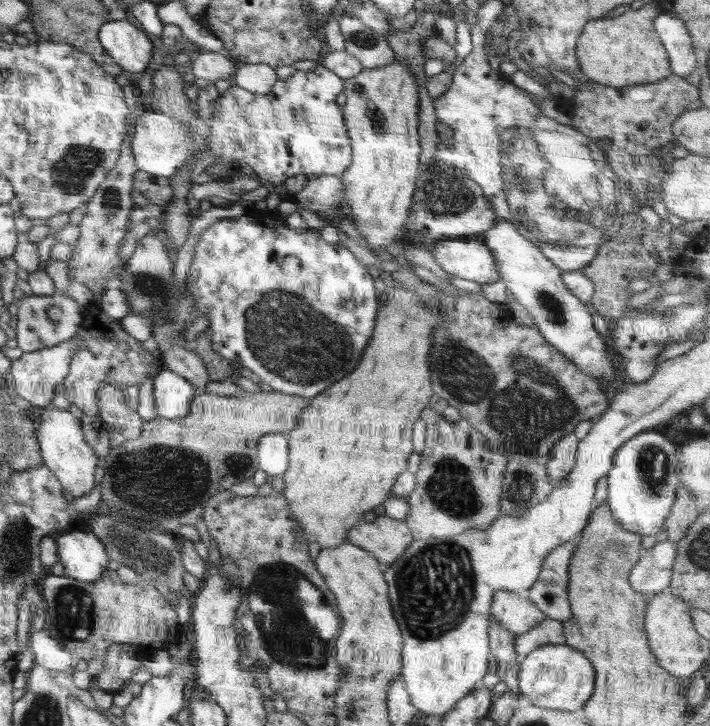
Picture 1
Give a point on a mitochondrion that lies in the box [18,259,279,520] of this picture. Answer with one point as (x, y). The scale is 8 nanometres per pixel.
(152, 287)

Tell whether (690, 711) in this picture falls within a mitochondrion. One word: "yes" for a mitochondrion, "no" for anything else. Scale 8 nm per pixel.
no

